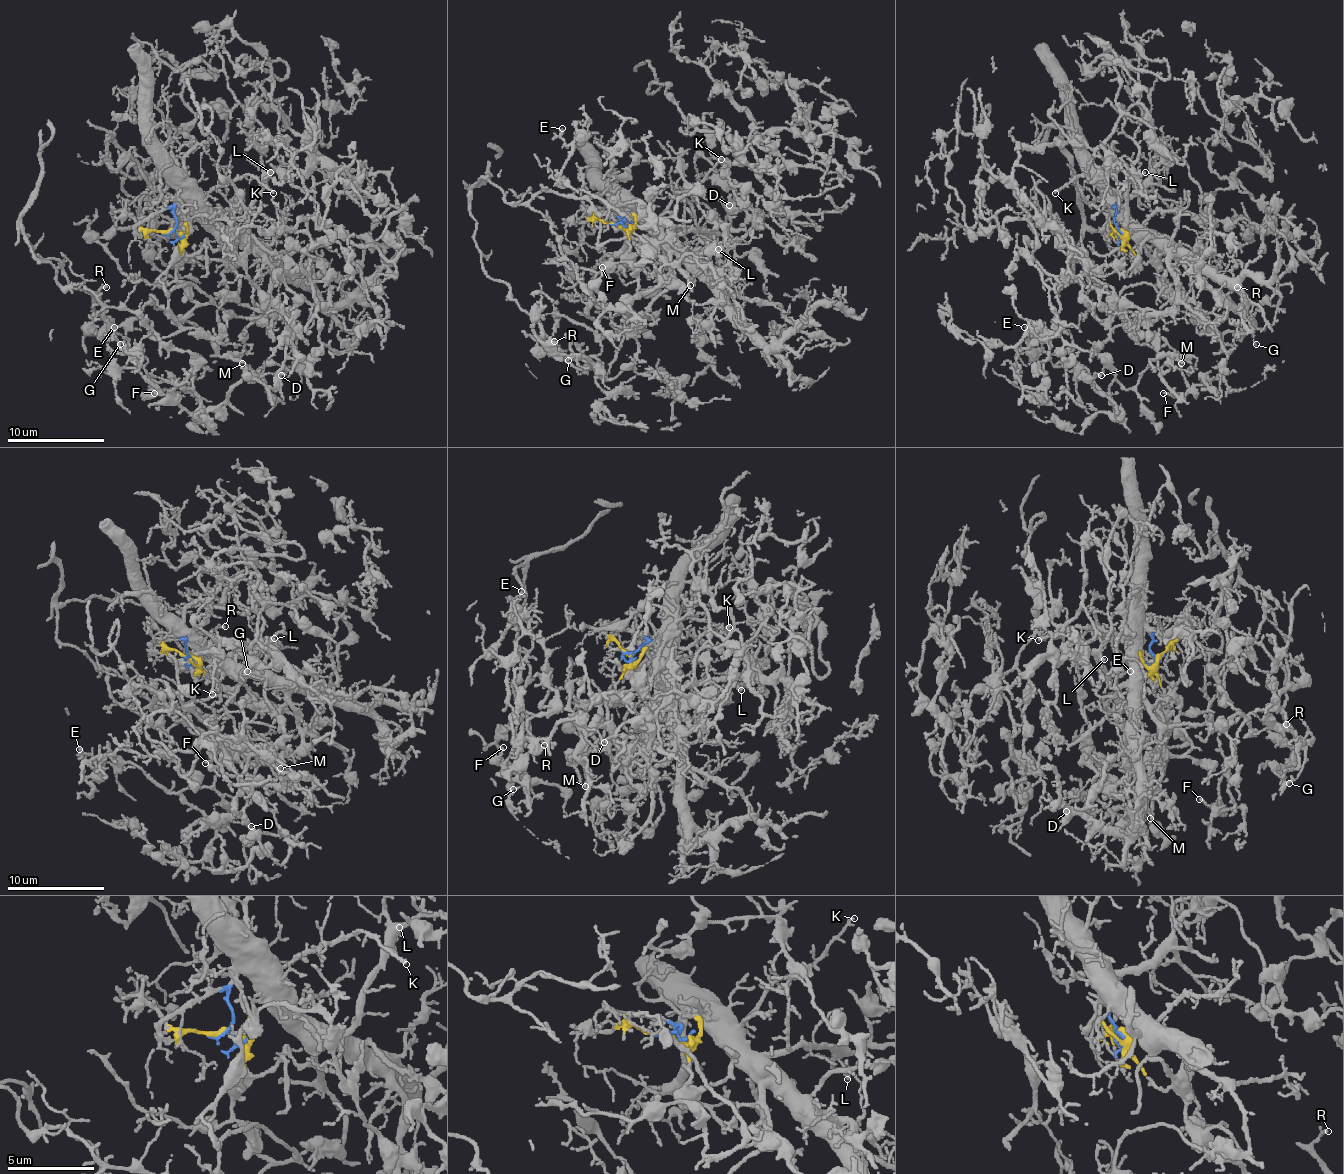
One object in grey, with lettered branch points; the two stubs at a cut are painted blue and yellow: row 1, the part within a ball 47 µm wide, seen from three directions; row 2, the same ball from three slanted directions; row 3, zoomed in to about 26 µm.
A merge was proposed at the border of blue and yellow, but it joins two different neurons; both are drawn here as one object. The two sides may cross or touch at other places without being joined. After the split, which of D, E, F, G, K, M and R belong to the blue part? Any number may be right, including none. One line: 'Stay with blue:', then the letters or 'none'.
Stay with blue: K

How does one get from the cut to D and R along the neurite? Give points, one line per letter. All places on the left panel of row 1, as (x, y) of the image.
D: (172, 232), (211, 301), (181, 283), (179, 327), (152, 325), (189, 352), (174, 398), (203, 415), (281, 376)
R: (172, 232), (211, 301), (177, 286), (155, 337), (23, 230), (106, 286)

